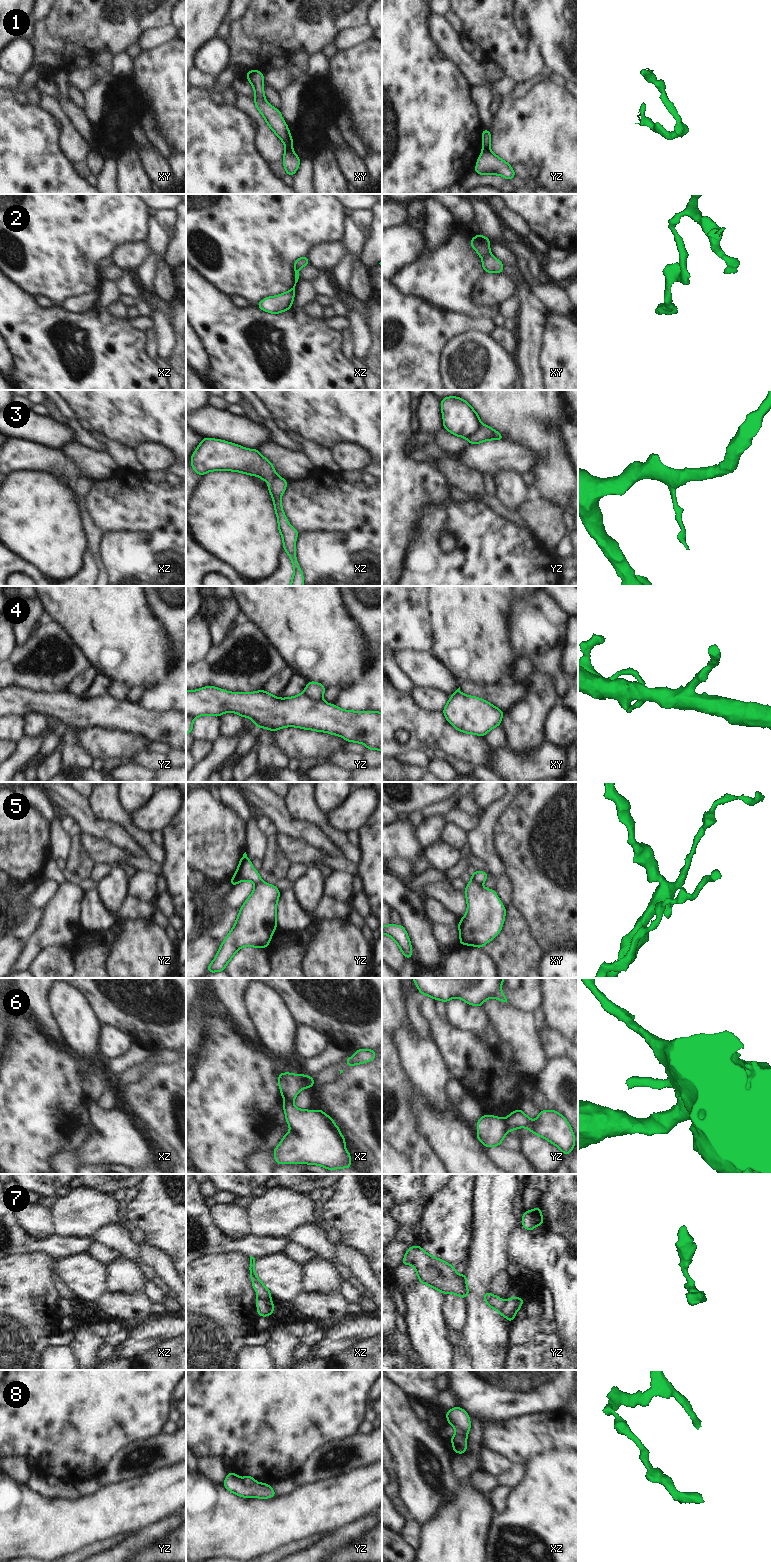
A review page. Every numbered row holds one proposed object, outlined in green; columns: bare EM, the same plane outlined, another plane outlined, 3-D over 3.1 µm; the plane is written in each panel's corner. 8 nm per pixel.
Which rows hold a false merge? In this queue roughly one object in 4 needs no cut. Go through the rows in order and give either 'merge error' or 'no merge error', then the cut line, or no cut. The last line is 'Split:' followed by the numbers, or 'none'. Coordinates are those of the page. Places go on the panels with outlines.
1: merge error; cut yz (483, 149), (489, 150)
2: merge error; cut xy (489, 252), (482, 258)
3: merge error; cut yz (481, 424), (467, 439)
4: merge error; cut yz (303, 692), (312, 698), (321, 699)
5: merge error; cut xy (471, 879), (480, 884)
6: merge error; cut yz (504, 1119), (509, 1130)
7: merge error; cut xz (257, 1295), (270, 1298)
8: merge error; cut yz (243, 1479), (247, 1484), (252, 1484), (255, 1481)
Split: 1, 2, 3, 4, 5, 6, 7, 8

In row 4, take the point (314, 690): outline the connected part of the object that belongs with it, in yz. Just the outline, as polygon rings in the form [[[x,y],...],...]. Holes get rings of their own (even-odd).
[[[310,681],[306,685],[304,693],[312,699],[319,700],[325,693],[325,687],[321,683]]]

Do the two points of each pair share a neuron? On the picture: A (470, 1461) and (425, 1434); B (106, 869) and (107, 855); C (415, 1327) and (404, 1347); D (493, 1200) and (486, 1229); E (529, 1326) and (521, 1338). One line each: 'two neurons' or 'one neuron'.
A: two neurons
B: two neurons
C: two neurons
D: one neuron
E: one neuron

